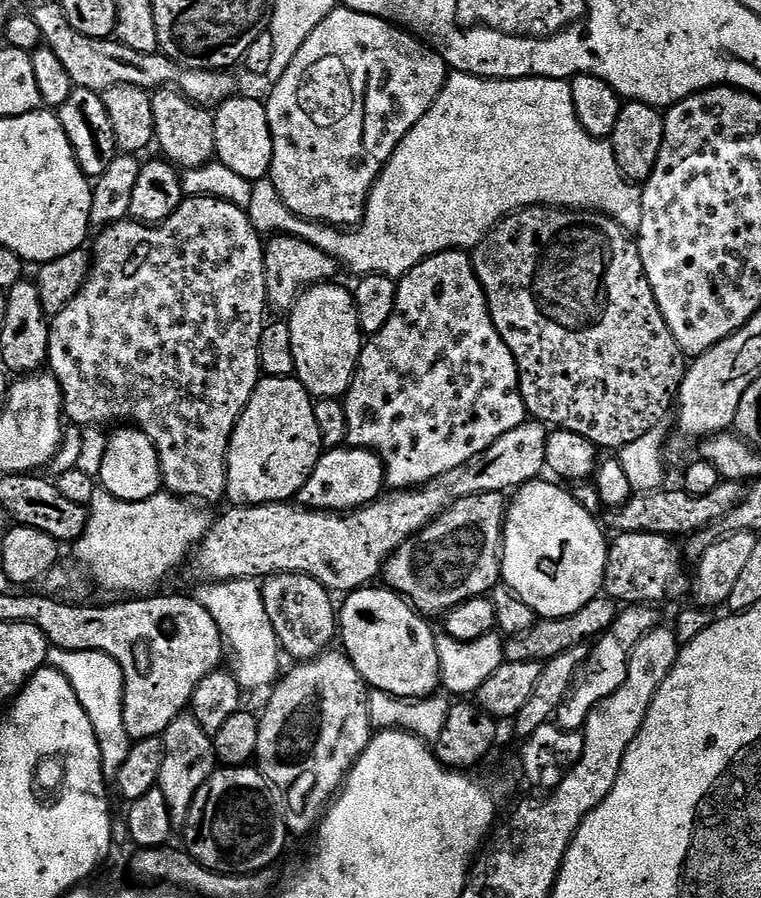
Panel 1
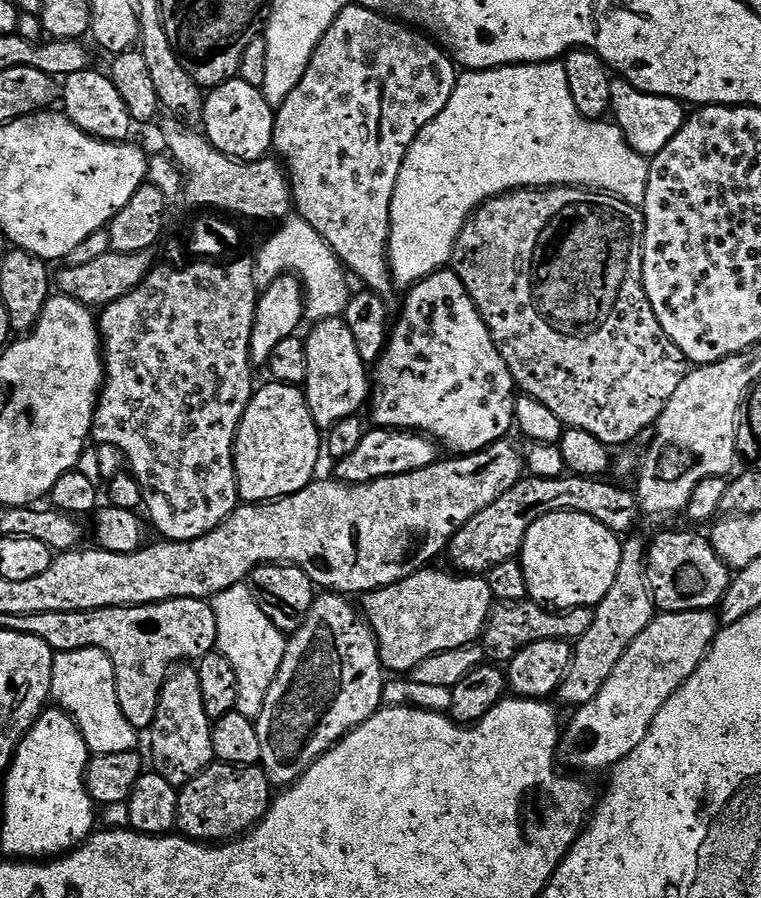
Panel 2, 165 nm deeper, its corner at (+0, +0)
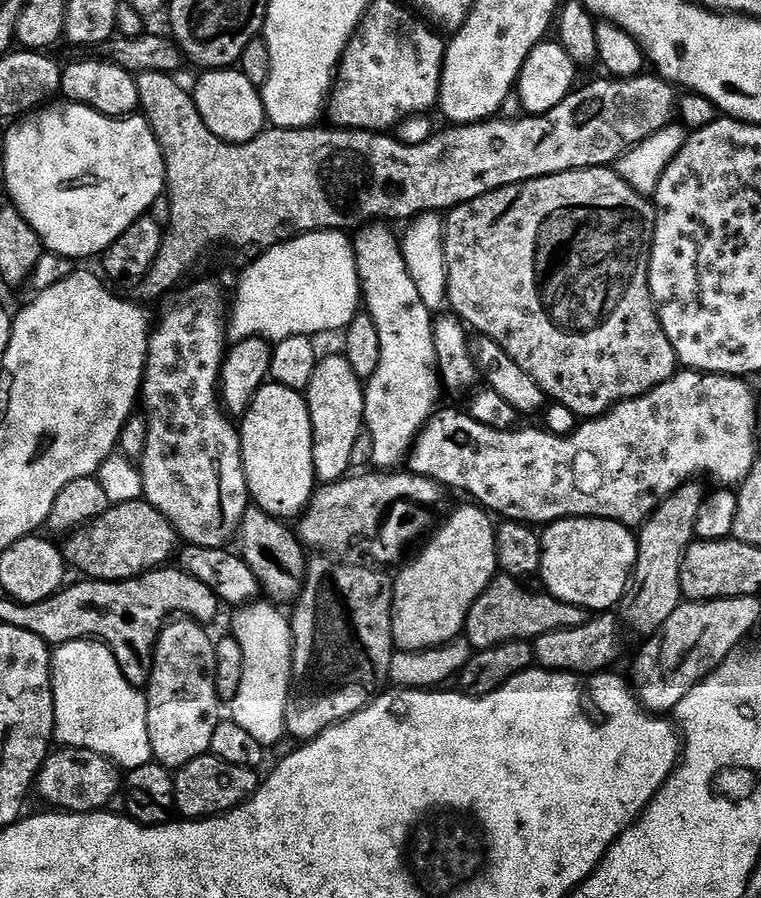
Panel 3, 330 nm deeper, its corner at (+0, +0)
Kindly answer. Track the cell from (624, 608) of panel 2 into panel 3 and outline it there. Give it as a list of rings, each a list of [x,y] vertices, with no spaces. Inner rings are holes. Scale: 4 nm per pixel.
[[[685,482],[676,491],[669,493],[664,500],[660,501],[655,512],[644,521],[639,529],[636,541],[636,568],[632,571],[630,587],[624,591],[624,596],[620,599],[618,616],[623,627],[625,624],[626,627],[633,628],[640,638],[647,638],[656,633],[666,622],[666,618],[670,618],[670,614],[674,614],[674,610],[679,608],[682,603],[680,567],[684,551],[688,549],[689,544],[693,543],[696,534],[694,522],[698,518],[698,506],[702,506],[706,495],[705,489],[700,489],[694,483],[696,482]]]

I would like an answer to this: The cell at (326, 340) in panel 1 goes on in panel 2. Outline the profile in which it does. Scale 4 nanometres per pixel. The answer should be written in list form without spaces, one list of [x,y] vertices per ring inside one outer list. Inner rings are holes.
[[[342,318],[321,320],[311,325],[312,333],[306,336],[306,374],[302,391],[308,398],[308,409],[317,428],[333,428],[342,418],[357,415],[360,407],[370,400],[370,372],[358,354],[354,334]]]

